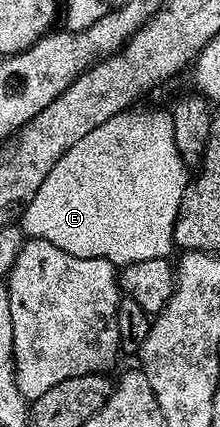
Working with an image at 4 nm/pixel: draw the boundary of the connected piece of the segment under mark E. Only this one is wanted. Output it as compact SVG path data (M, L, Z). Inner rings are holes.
M138 109L118 113L113 115L113 119L101 123L101 127L93 127L93 131L89 131L89 135L85 135L85 139L77 139L77 143L73 143L73 147L69 147L69 151L65 151L65 155L61 155L61 159L57 159L53 171L49 171L49 175L45 175L45 183L41 183L41 187L37 187L37 195L33 195L29 207L25 207L23 212L21 228L28 238L45 239L49 243L53 243L53 247L61 247L61 251L69 251L69 255L77 255L81 259L107 259L116 267L122 267L129 263L141 263L145 259L167 257L170 254L170 249L173 249L175 220L179 214L183 193L189 184L189 169L184 165L177 149L177 139L174 135L170 112L150 113L147 109Z

